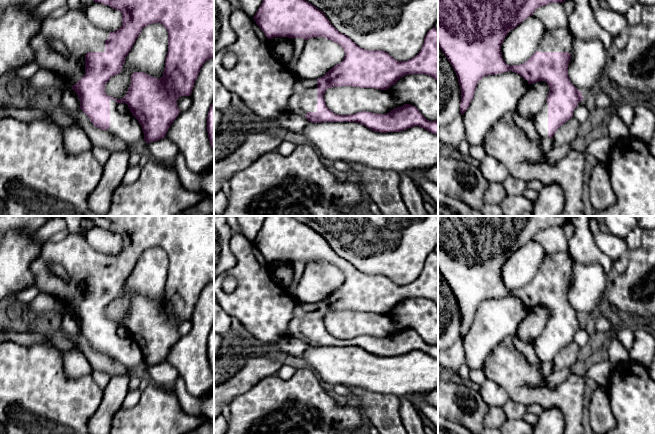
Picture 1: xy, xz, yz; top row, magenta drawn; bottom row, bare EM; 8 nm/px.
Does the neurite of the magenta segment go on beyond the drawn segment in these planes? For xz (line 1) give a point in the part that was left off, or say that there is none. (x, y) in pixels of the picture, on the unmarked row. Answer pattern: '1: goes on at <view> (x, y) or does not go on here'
1: goes on at xz (304, 323)

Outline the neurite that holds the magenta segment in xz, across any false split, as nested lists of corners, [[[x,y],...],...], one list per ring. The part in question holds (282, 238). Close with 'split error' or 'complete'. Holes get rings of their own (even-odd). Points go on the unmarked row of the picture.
[[[266,216],[264,224],[253,241],[256,248],[268,263],[274,261],[302,262],[305,265],[314,261],[324,261],[339,268],[345,277],[341,287],[331,292],[317,304],[296,304],[293,319],[290,321],[286,337],[306,341],[313,347],[323,346],[356,346],[381,357],[401,356],[415,350],[438,358],[438,344],[427,344],[413,329],[404,328],[394,332],[389,337],[358,336],[349,339],[339,339],[331,335],[325,327],[324,317],[333,311],[351,310],[387,314],[403,300],[410,298],[425,298],[433,301],[438,307],[438,253],[433,251],[424,262],[419,277],[407,284],[397,285],[382,274],[366,274],[358,270],[349,261],[339,256],[328,244],[325,238],[311,227],[297,221],[292,216]]] | split error

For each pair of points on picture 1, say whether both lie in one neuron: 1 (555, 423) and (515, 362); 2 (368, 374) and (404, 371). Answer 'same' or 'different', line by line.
1: different
2: same

